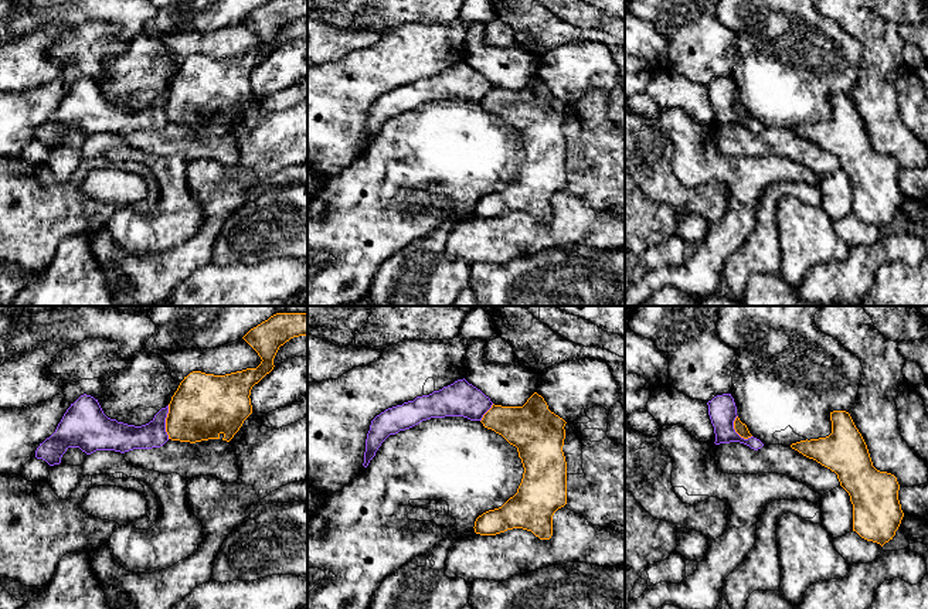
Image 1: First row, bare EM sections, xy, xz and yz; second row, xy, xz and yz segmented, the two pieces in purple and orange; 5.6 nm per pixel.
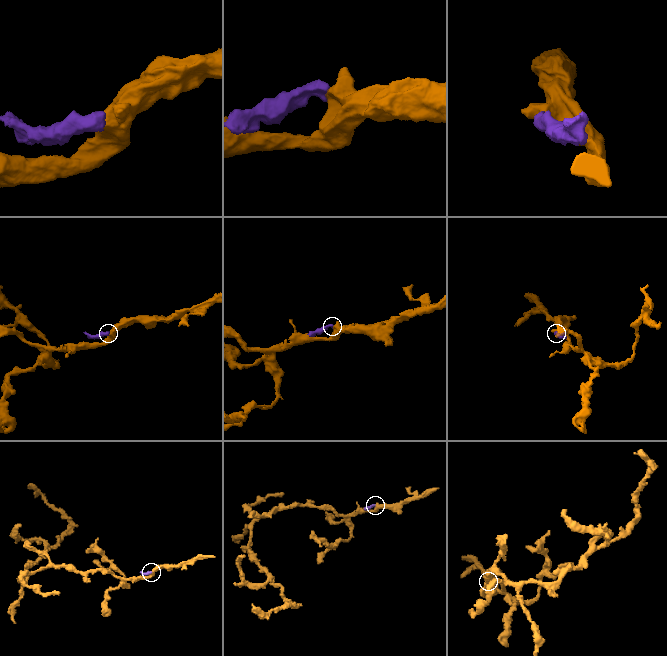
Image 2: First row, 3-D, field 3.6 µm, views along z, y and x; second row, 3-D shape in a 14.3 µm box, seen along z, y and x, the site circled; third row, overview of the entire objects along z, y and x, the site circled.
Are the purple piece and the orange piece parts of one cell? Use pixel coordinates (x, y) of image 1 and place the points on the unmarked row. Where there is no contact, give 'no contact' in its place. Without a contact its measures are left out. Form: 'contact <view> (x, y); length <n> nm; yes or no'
contact xy (165, 105); length 190 nm; no

